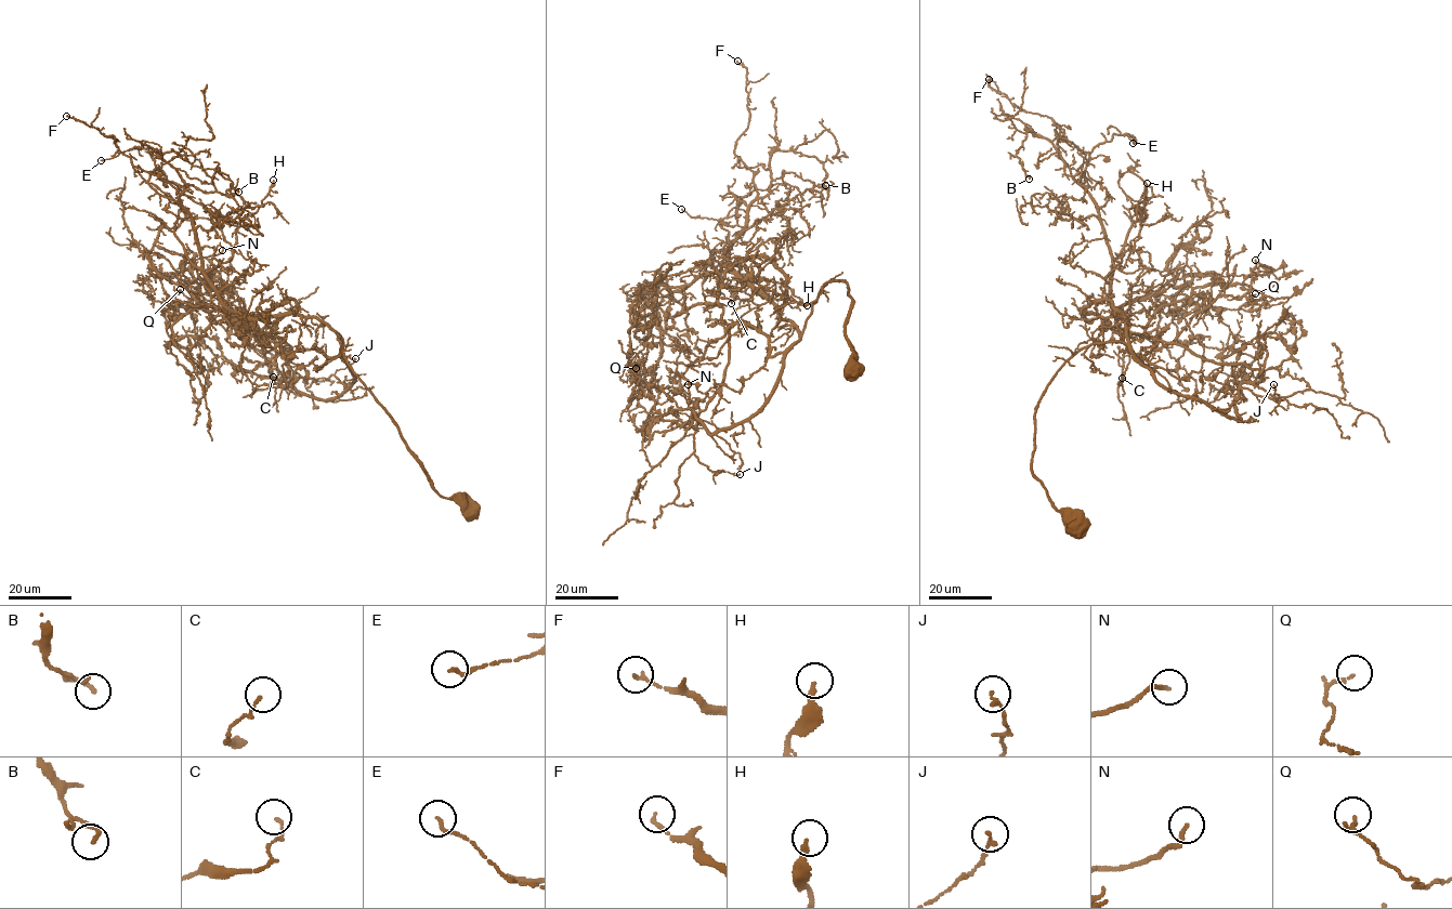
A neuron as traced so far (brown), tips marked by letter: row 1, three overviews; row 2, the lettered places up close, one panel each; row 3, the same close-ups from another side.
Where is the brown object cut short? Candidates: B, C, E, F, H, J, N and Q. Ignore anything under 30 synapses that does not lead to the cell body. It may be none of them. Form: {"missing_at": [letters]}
{"missing_at": []}

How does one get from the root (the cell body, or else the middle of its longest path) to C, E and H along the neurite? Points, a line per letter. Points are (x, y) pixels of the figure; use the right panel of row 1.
C: (1076, 528), (1033, 473), (1035, 409), (1077, 352), (1127, 342), (1117, 314), (1129, 363), (1122, 378)
E: (1076, 528), (1033, 473), (1034, 416), (1064, 363), (1129, 339), (1084, 183), (1095, 147), (1115, 134), (1133, 143)
H: (1076, 528), (1033, 473), (1035, 409), (1077, 352), (1127, 342), (1110, 286), (1147, 216), (1147, 183)

